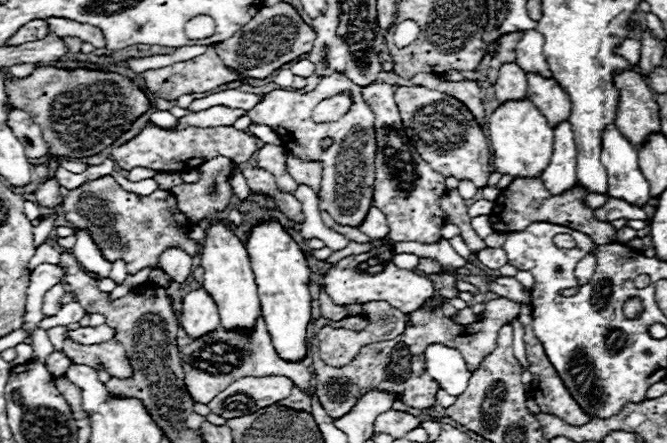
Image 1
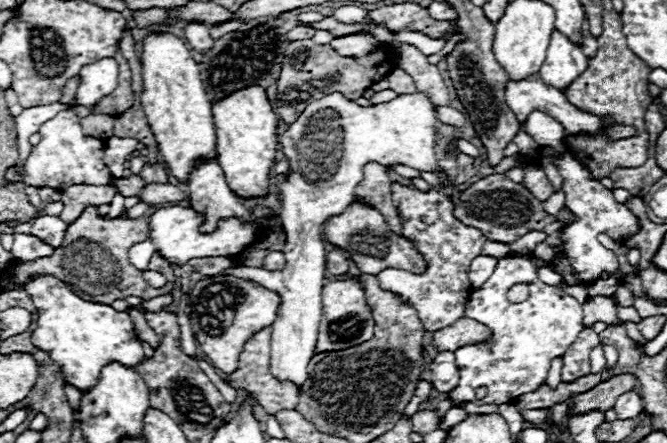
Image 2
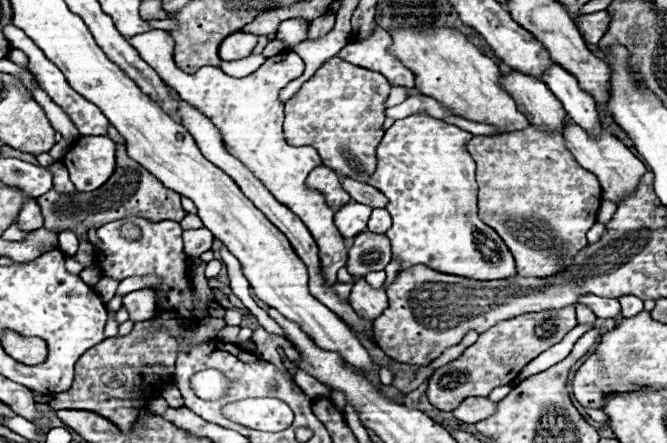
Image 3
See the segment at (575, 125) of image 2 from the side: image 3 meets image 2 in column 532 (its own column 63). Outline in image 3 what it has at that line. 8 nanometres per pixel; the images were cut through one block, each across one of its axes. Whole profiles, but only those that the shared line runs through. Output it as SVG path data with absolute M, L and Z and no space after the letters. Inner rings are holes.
M8 24L8 26L4 26L4 36L8 36L8 40L12 42L14 48L26 52L26 56L28 56L28 60L30 60L30 66L32 66L30 70L32 70L32 74L36 76L36 80L38 80L38 84L42 86L42 90L52 98L54 104L58 104L58 106L74 120L74 126L78 128L78 132L80 132L82 136L106 136L106 132L108 132L108 120L104 118L104 114L100 112L100 108L96 108L92 102L84 100L84 96L80 96L76 90L72 90L72 88L68 86L64 74L60 72L60 68L56 68L56 64L52 64L52 62L44 56L44 52L40 52L40 50L34 46L34 42L28 40L28 36L26 36L20 28L16 28L14 24Z

